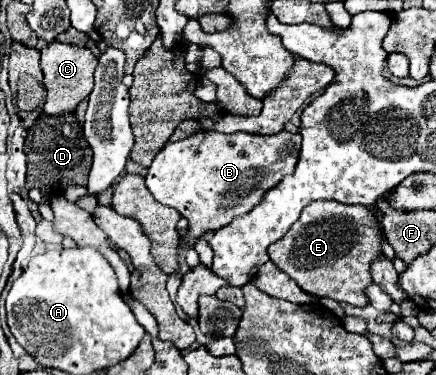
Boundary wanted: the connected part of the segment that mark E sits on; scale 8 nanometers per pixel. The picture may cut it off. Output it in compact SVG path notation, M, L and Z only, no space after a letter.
M316 200L302 210L286 236L268 248L268 254L304 292L362 308L368 304L366 288L372 284L370 266L384 256L380 246L382 240L382 226L370 208L340 204L336 200Z

